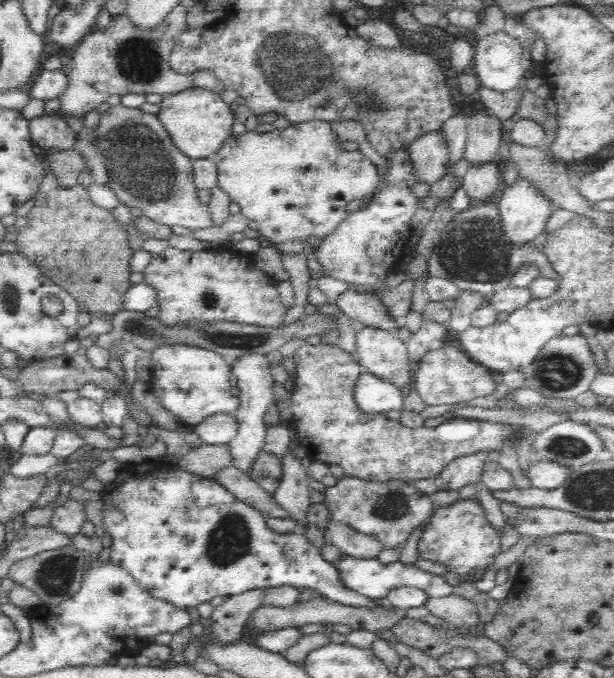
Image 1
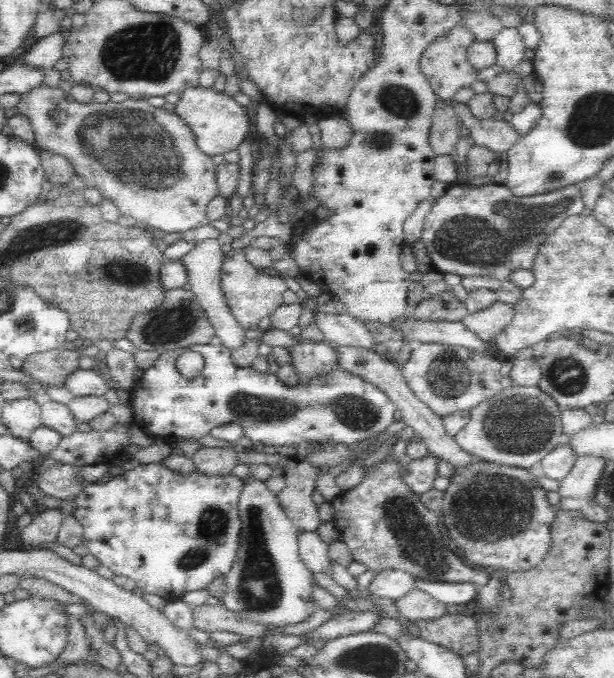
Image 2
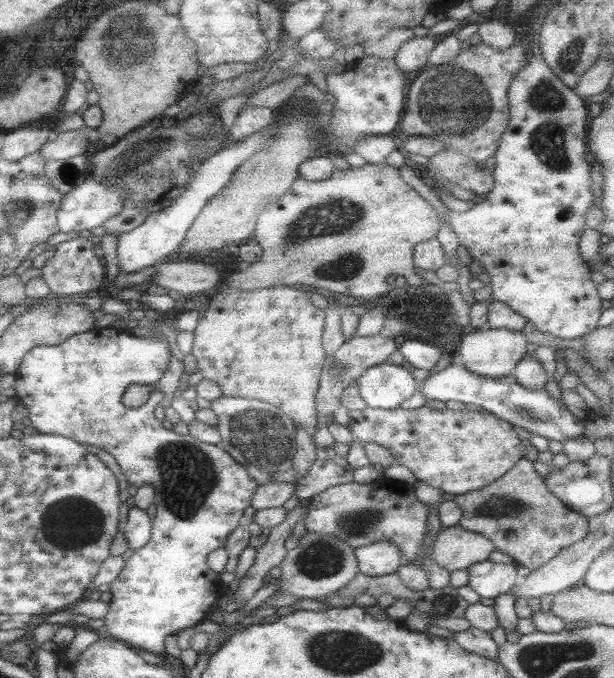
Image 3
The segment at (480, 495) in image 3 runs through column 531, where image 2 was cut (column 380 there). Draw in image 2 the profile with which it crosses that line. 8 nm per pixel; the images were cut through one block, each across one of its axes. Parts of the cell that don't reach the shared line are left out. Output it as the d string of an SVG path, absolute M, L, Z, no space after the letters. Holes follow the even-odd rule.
M382 460L380 466L377 469L368 468L368 472L366 472L366 476L364 476L364 480L356 486L356 488L352 488L352 490L348 490L348 492L341 493L337 498L332 499L329 503L333 508L333 516L331 521L334 523L335 530L337 532L338 538L346 544L348 550L350 550L350 554L352 555L352 559L359 564L362 564L366 569L370 572L379 572L380 570L384 570L386 568L390 569L400 569L408 572L414 580L424 580L430 583L471 583L474 584L479 590L484 587L484 584L490 583L490 574L488 572L484 572L484 570L471 568L470 566L464 563L463 557L464 552L462 553L461 557L456 555L456 552L459 551L460 548L456 546L452 542L452 538L450 538L450 533L447 529L440 529L438 527L438 513L430 512L419 499L419 495L414 494L404 483L403 480L400 478L400 471L401 465L398 464L394 460Z

